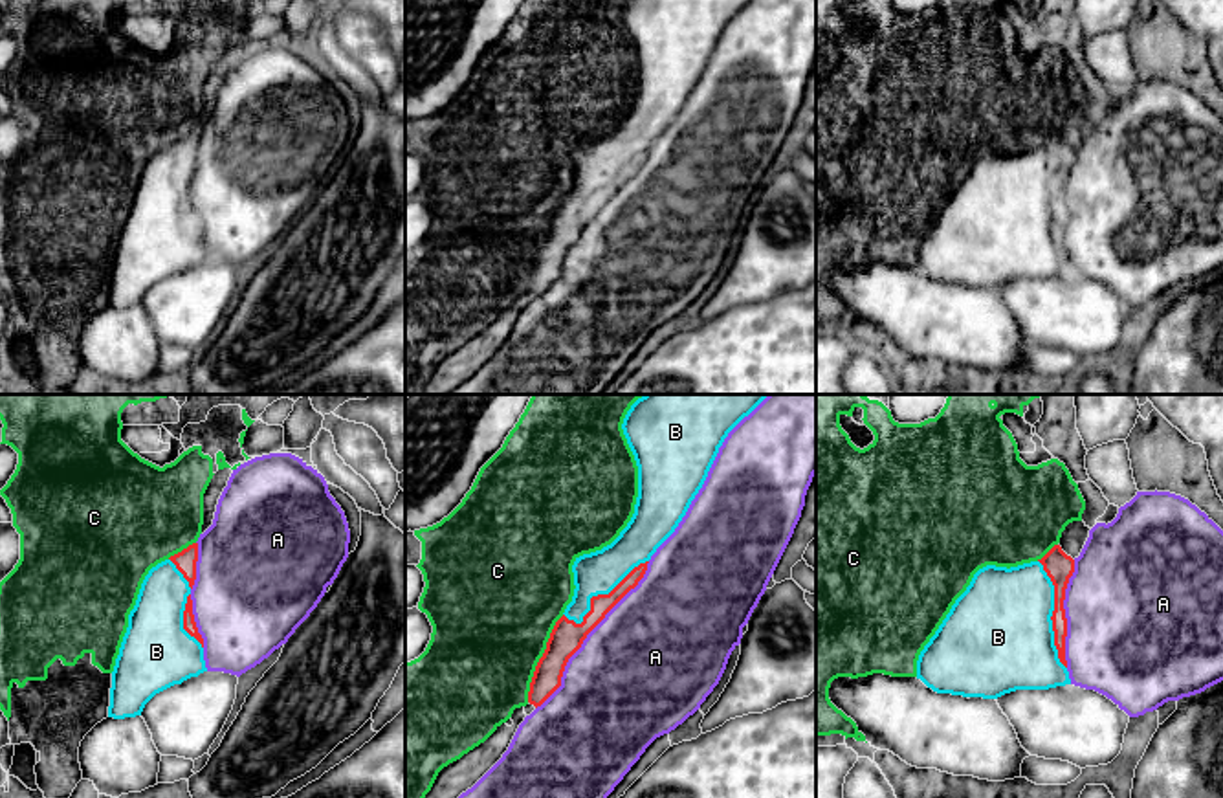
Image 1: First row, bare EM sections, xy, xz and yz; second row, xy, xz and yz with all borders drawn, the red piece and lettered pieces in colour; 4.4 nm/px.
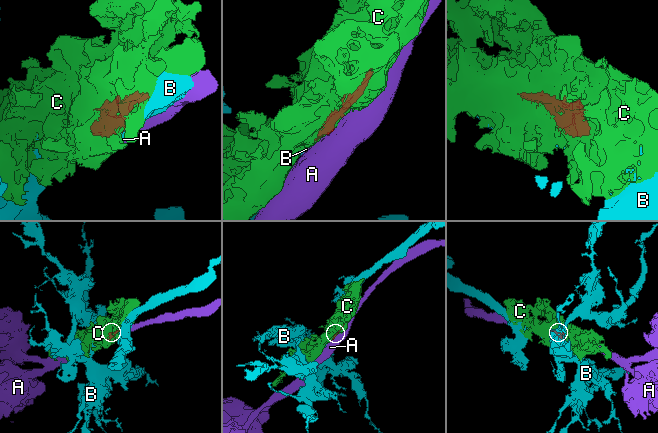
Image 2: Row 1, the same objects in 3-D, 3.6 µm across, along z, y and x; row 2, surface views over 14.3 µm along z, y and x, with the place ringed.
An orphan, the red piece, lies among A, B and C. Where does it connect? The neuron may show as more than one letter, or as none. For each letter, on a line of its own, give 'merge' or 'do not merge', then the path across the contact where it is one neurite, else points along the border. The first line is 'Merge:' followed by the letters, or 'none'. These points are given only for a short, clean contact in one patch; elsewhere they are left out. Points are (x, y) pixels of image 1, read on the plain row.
Merge: B
A: do not merge
B: merge
C: do not merge

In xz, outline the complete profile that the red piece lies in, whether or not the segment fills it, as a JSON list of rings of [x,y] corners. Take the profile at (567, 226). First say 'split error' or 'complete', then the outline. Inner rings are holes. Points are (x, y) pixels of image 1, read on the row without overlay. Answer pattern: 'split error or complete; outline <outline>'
split error; outline [[[627,0],[622,18],[638,55],[634,103],[620,125],[601,139],[576,147],[574,185],[556,211],[539,248],[528,281],[528,292],[541,295],[559,275],[568,248],[605,204],[638,174],[656,138],[675,121],[728,22],[752,0]]]

